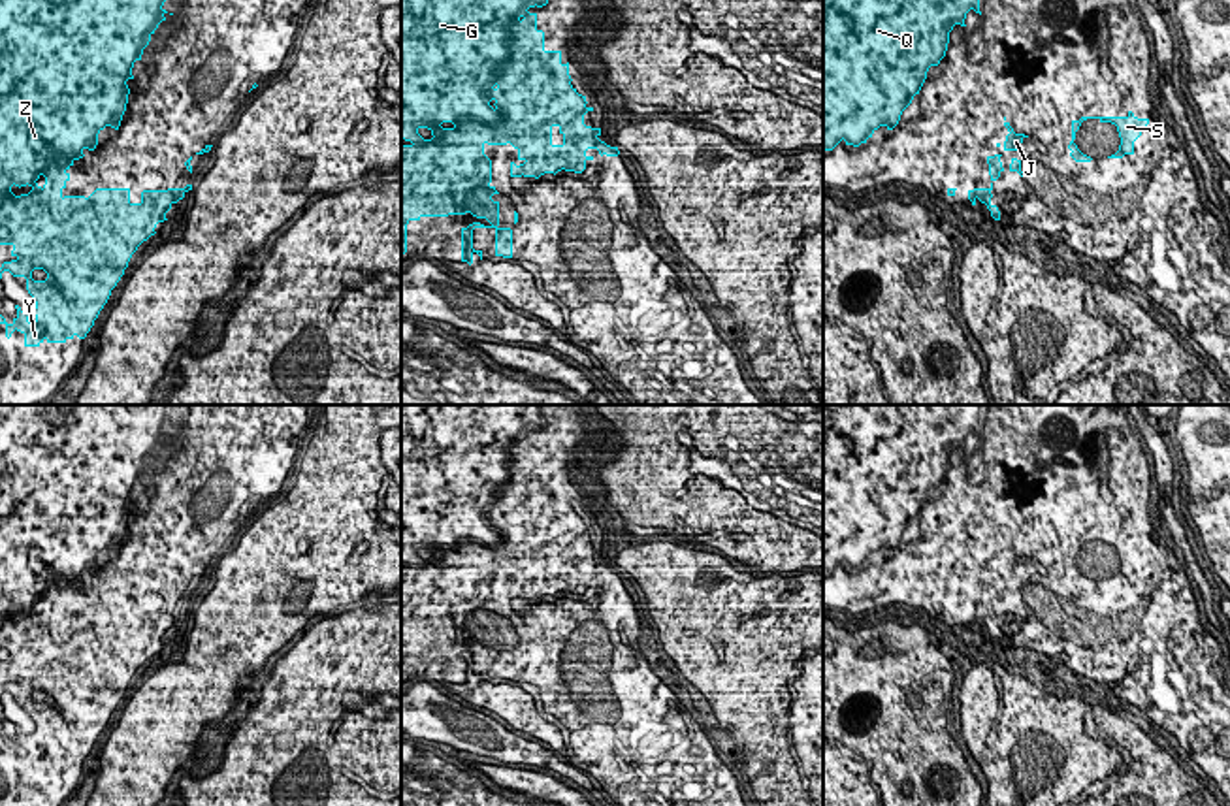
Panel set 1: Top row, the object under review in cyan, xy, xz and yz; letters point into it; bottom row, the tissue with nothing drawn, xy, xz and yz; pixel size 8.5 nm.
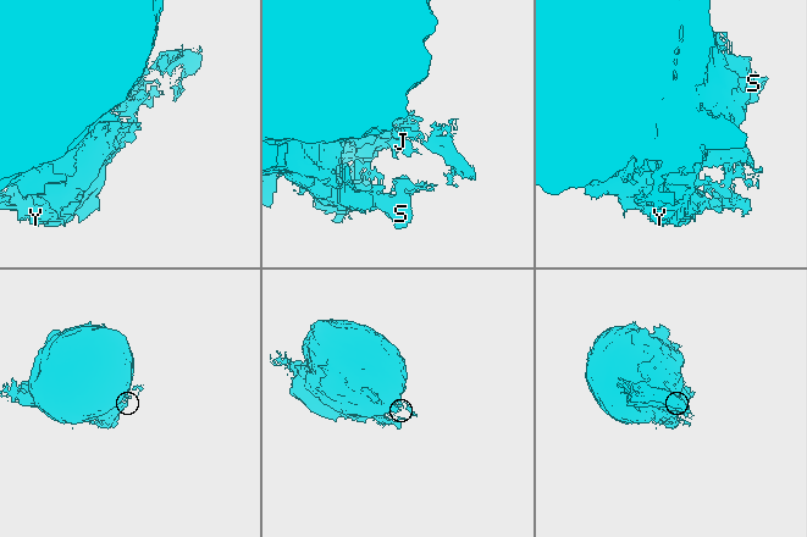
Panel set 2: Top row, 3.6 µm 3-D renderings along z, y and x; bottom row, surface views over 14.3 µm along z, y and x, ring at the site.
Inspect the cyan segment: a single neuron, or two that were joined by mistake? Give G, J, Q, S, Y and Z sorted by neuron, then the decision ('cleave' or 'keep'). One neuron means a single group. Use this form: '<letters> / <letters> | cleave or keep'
G J Q S Y Z | keep

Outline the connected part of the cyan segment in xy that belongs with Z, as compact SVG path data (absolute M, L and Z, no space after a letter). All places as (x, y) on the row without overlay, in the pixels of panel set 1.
M0 405L0 667L11 667L11 684L4 684L0 689L0 701L4 693L9 693L13 699L26 701L26 712L36 723L32 734L24 734L19 727L17 738L11 746L0 736L0 746L6 748L6 759L17 751L24 757L24 768L40 768L47 765L66 765L75 757L85 761L100 733L107 725L111 712L117 708L132 676L138 669L154 657L158 644L168 642L166 635L173 625L185 620L192 606L185 610L168 610L168 612L143 612L141 623L130 623L130 610L96 610L89 620L85 618L64 618L62 612L70 603L68 591L75 582L83 580L83 572L94 572L98 567L98 556L111 548L119 552L122 537L126 533L130 510L128 501L134 501L132 490L136 482L141 482L143 471L149 467L151 458L162 443L166 443L166 431L162 429L168 422L166 409L170 405Z

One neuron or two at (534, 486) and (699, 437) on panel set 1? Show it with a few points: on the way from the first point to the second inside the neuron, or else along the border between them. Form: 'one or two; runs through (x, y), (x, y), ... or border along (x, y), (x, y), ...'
two; border along (537, 441), (543, 467), (560, 475), (571, 501)

